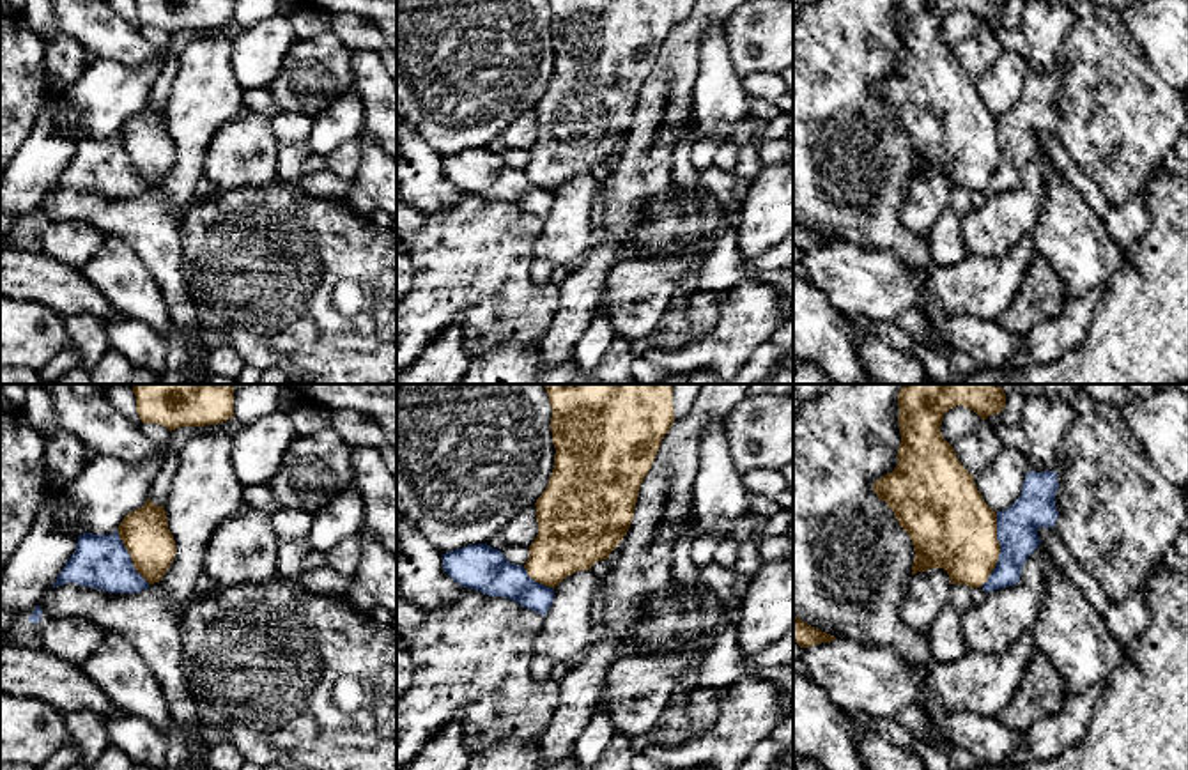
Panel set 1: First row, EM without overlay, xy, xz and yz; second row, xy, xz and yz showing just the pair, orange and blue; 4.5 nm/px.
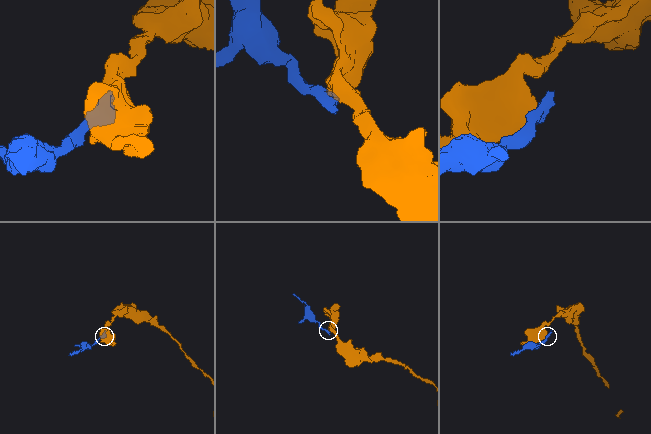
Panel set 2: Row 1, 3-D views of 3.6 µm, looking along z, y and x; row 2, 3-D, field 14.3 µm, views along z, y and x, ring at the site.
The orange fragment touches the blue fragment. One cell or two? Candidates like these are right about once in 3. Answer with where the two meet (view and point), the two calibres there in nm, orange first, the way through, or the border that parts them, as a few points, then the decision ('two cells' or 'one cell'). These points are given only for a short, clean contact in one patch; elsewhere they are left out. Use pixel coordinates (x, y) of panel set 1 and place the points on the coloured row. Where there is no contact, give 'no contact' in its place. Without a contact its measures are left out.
meets orange in yz at (999, 551); 380 nm thick on the orange side, 190 nm on the other; border along yz (997, 514), (999, 560), (979, 586); two cells

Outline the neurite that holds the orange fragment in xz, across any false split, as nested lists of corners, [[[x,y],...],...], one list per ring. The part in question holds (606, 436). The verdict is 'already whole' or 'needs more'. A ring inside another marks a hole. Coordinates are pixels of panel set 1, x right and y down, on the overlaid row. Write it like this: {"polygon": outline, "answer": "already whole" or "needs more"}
{"polygon": [[[544,384],[556,448],[549,485],[536,499],[538,535],[528,575],[549,588],[607,559],[627,535],[637,494],[664,435],[675,423],[673,384]]], "answer": "already whole"}

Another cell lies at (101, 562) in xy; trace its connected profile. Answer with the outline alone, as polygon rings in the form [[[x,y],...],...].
[[[119,531],[113,535],[80,535],[74,554],[51,588],[67,582],[110,593],[138,593],[149,588],[149,582],[135,570]]]

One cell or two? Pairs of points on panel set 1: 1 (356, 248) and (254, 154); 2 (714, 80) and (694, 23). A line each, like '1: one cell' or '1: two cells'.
1: two cells
2: two cells

